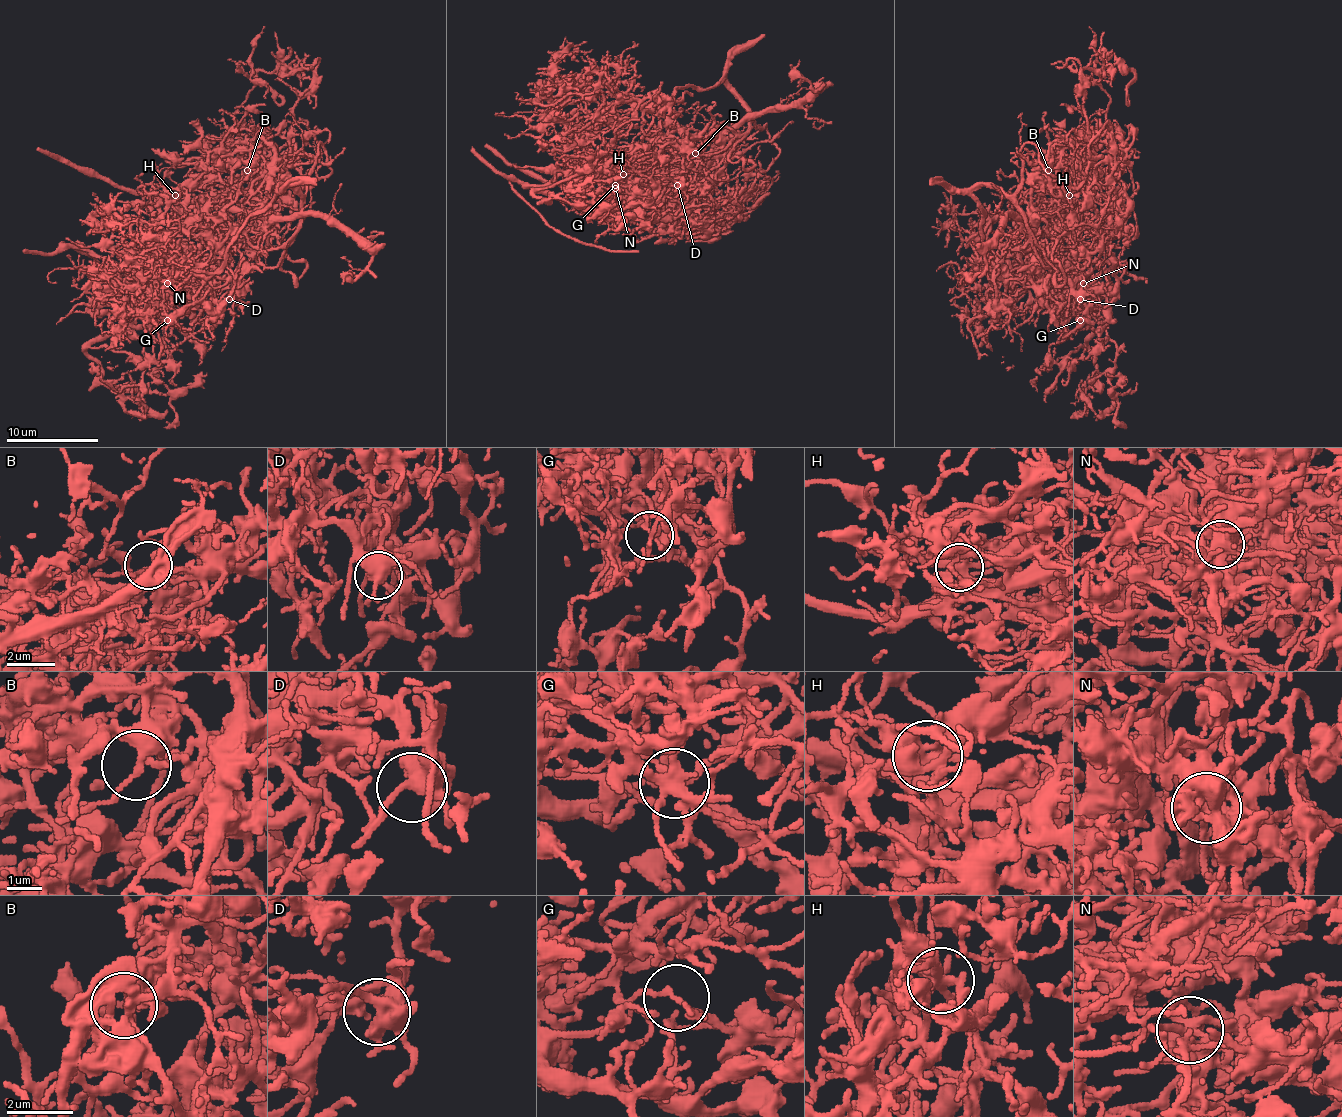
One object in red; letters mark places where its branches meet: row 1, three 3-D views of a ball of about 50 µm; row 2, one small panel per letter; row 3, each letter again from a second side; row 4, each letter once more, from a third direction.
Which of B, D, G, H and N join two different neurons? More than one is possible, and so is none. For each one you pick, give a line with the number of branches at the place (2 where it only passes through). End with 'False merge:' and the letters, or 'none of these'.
G: branches 2
H: branches 8
N: branches 6
False merge: G, H, N

